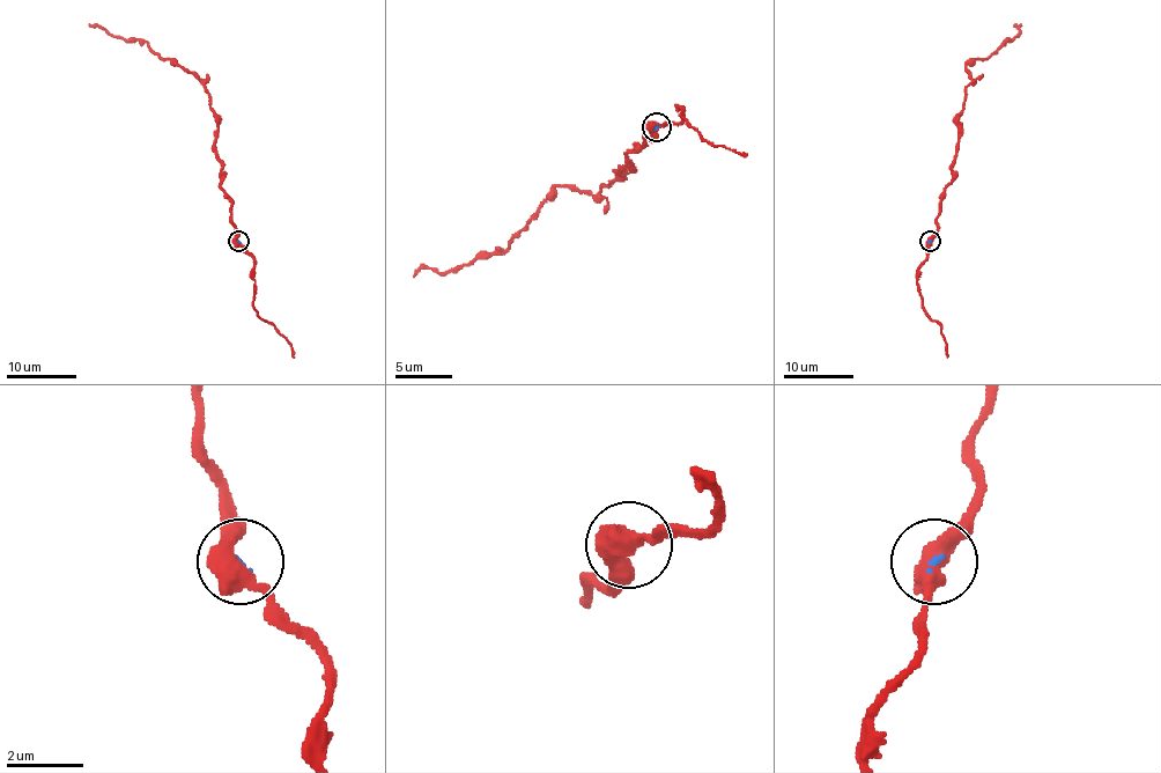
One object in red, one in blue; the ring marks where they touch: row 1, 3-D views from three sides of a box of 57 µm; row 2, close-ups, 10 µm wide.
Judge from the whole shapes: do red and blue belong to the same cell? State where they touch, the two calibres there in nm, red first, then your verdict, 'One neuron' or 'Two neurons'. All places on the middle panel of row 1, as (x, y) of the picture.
Place: (656, 127). Thickness 550 nm (red) against 80 nm. Two neurons

